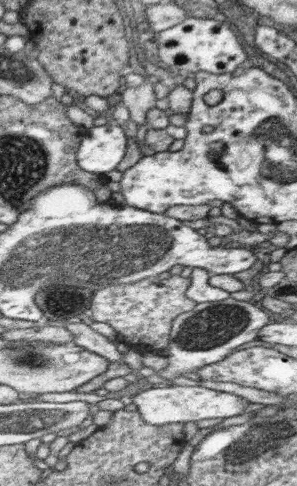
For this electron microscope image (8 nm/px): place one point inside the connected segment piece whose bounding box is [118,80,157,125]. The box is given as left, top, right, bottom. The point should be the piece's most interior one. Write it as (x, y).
(139, 100)

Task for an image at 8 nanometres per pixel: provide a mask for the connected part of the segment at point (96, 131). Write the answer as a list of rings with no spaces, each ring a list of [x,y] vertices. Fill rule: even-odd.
[[[108,123],[84,131],[76,160],[78,166],[92,174],[106,175],[116,170],[128,146],[128,136],[121,125]]]

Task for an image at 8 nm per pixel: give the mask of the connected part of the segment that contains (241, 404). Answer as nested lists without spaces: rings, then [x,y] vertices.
[[[168,386],[166,388],[153,388],[142,390],[139,394],[128,399],[138,407],[141,419],[153,426],[164,426],[166,424],[188,422],[196,423],[200,420],[215,418],[230,418],[238,416],[250,406],[248,400],[228,394],[228,392],[218,392],[218,390],[208,390],[202,386]]]

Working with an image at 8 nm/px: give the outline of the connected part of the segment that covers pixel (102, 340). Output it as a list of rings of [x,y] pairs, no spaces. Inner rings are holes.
[[[67,322],[65,327],[74,335],[72,344],[94,352],[106,358],[111,363],[123,362],[123,355],[121,354],[122,346],[119,342],[110,341],[107,337],[94,331],[89,325],[83,322]]]

